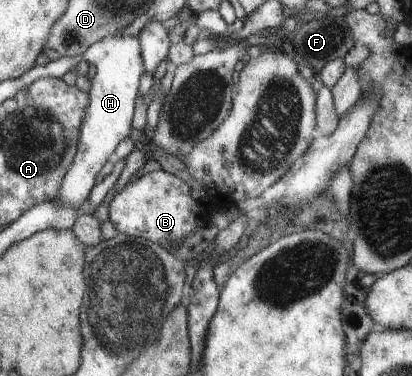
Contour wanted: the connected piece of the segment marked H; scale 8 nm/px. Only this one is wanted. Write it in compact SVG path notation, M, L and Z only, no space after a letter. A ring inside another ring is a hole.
M106 36L89 45L81 55L94 65L95 75L90 79L87 91L89 104L78 136L77 153L61 184L61 191L55 197L68 207L78 207L86 201L90 189L99 180L102 165L113 157L116 145L129 135L132 109L137 103L138 81L145 71L138 37Z

